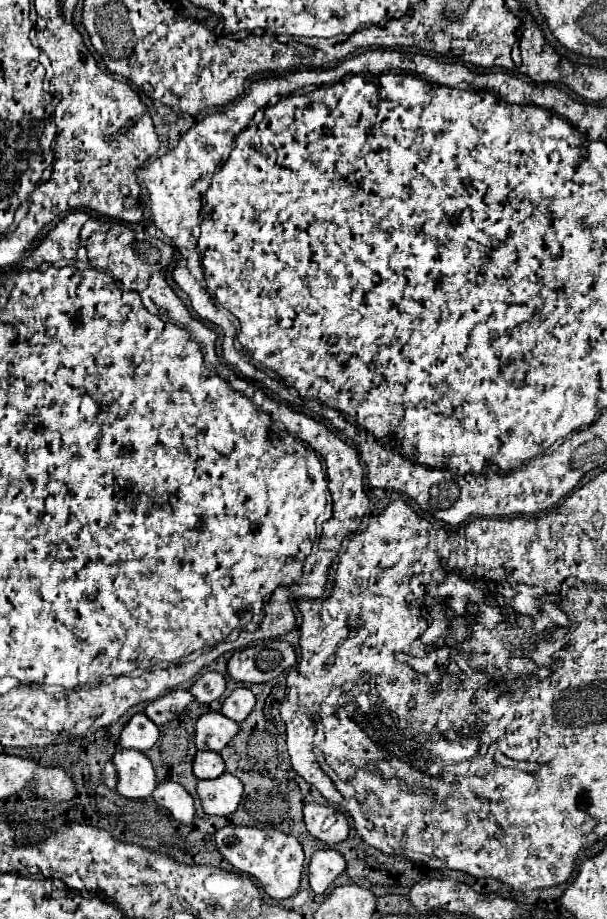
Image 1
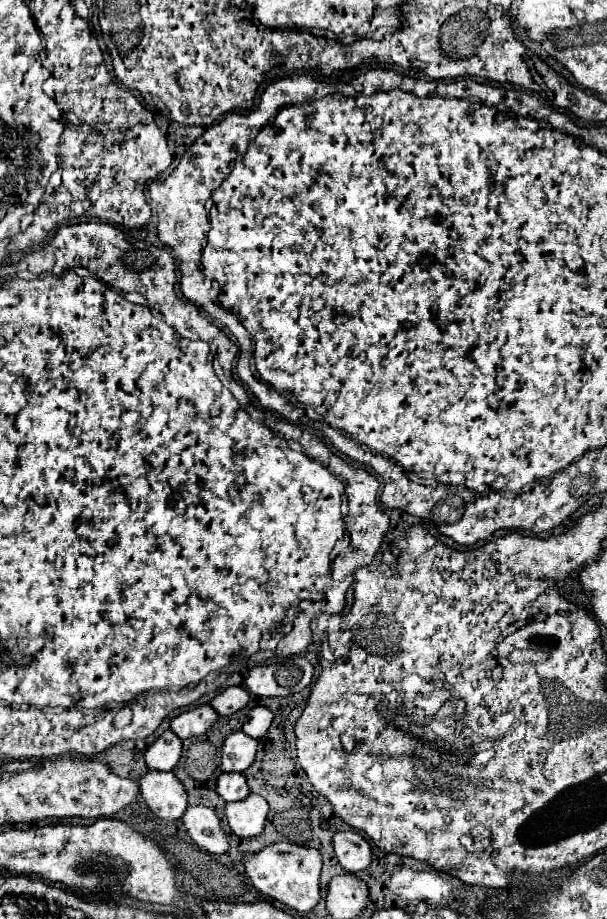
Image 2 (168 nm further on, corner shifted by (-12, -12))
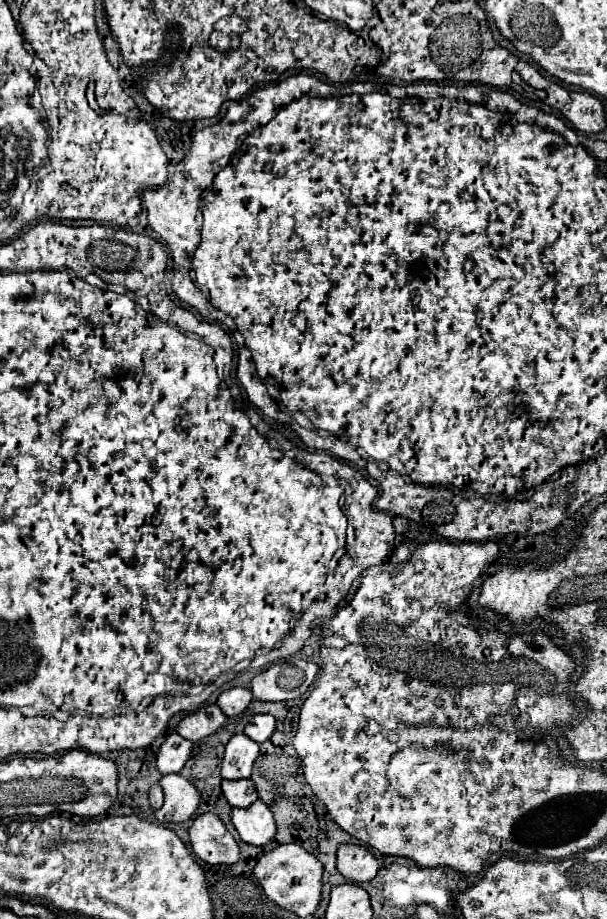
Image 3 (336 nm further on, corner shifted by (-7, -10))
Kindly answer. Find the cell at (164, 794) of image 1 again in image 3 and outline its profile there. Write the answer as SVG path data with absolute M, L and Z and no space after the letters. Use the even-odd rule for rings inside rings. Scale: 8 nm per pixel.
M202 813L190 827L190 843L196 857L210 865L232 865L240 859L240 847L228 835L224 823L214 813Z

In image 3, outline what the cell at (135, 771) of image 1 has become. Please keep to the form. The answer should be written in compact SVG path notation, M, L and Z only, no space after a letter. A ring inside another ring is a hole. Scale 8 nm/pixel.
M164 775L160 779L164 789L164 805L162 809L154 811L154 817L162 825L170 823L184 823L196 815L200 805L200 791L182 775Z

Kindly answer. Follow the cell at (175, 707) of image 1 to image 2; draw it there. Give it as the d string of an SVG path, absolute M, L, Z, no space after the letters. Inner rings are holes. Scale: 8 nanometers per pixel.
M199 705L191 711L185 711L177 717L173 717L171 719L171 731L179 739L203 735L215 723L215 719L217 719L217 713L213 711L211 705Z

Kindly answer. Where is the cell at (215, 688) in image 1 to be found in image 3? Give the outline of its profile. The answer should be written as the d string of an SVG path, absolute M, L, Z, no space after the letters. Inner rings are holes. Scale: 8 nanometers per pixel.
M234 687L234 689L224 691L224 693L218 697L218 707L220 707L228 717L236 717L236 715L242 715L242 713L246 711L246 707L250 705L252 699L254 699L254 695L252 695L250 689Z

